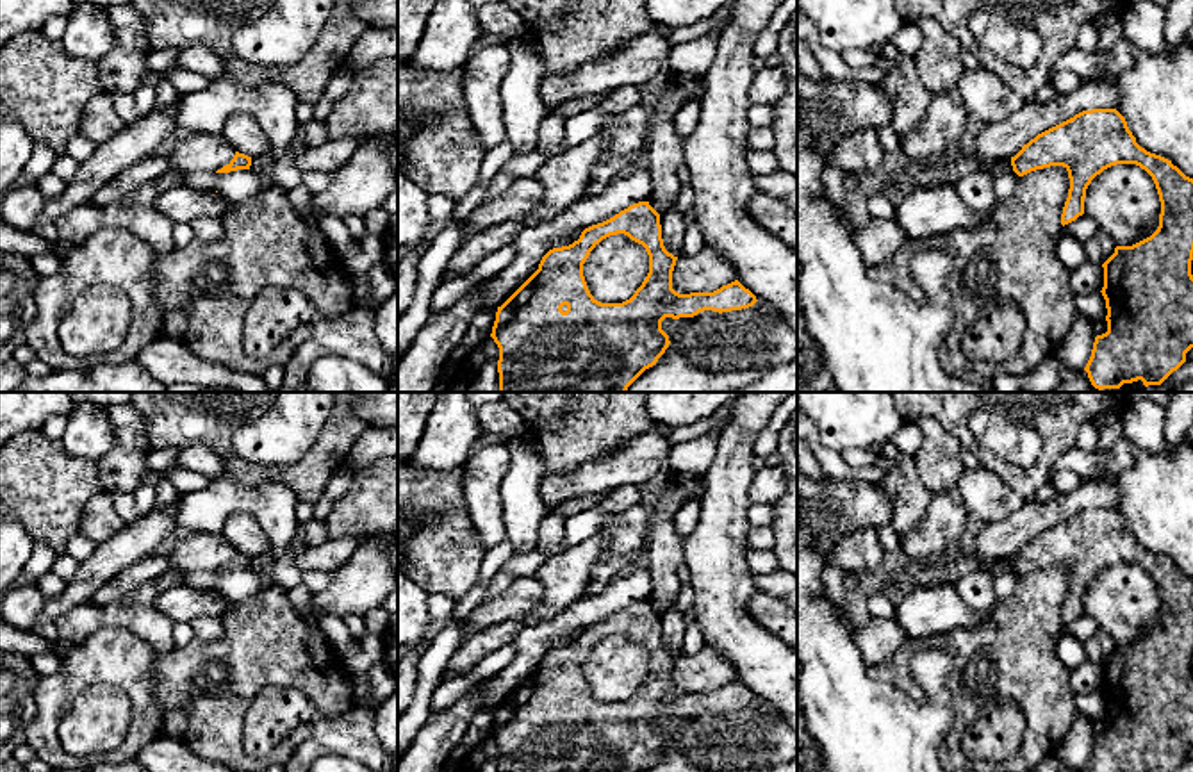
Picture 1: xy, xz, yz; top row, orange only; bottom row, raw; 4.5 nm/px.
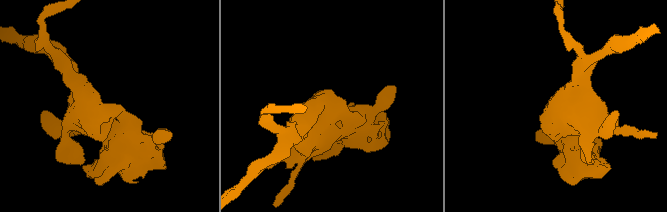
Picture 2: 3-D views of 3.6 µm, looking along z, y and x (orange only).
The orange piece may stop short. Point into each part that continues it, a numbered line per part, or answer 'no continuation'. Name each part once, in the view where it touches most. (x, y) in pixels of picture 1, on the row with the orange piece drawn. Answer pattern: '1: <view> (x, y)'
no continuation

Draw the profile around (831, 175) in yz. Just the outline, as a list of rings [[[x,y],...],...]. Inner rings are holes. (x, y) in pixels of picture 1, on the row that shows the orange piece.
[[[836,162],[826,164],[822,169],[822,182],[829,200],[843,209],[845,207],[845,185],[843,185],[845,173],[840,169]]]

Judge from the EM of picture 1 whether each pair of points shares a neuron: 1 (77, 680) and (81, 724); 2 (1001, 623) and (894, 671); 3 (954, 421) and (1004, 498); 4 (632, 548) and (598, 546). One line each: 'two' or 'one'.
1: two
2: one
3: two
4: two

